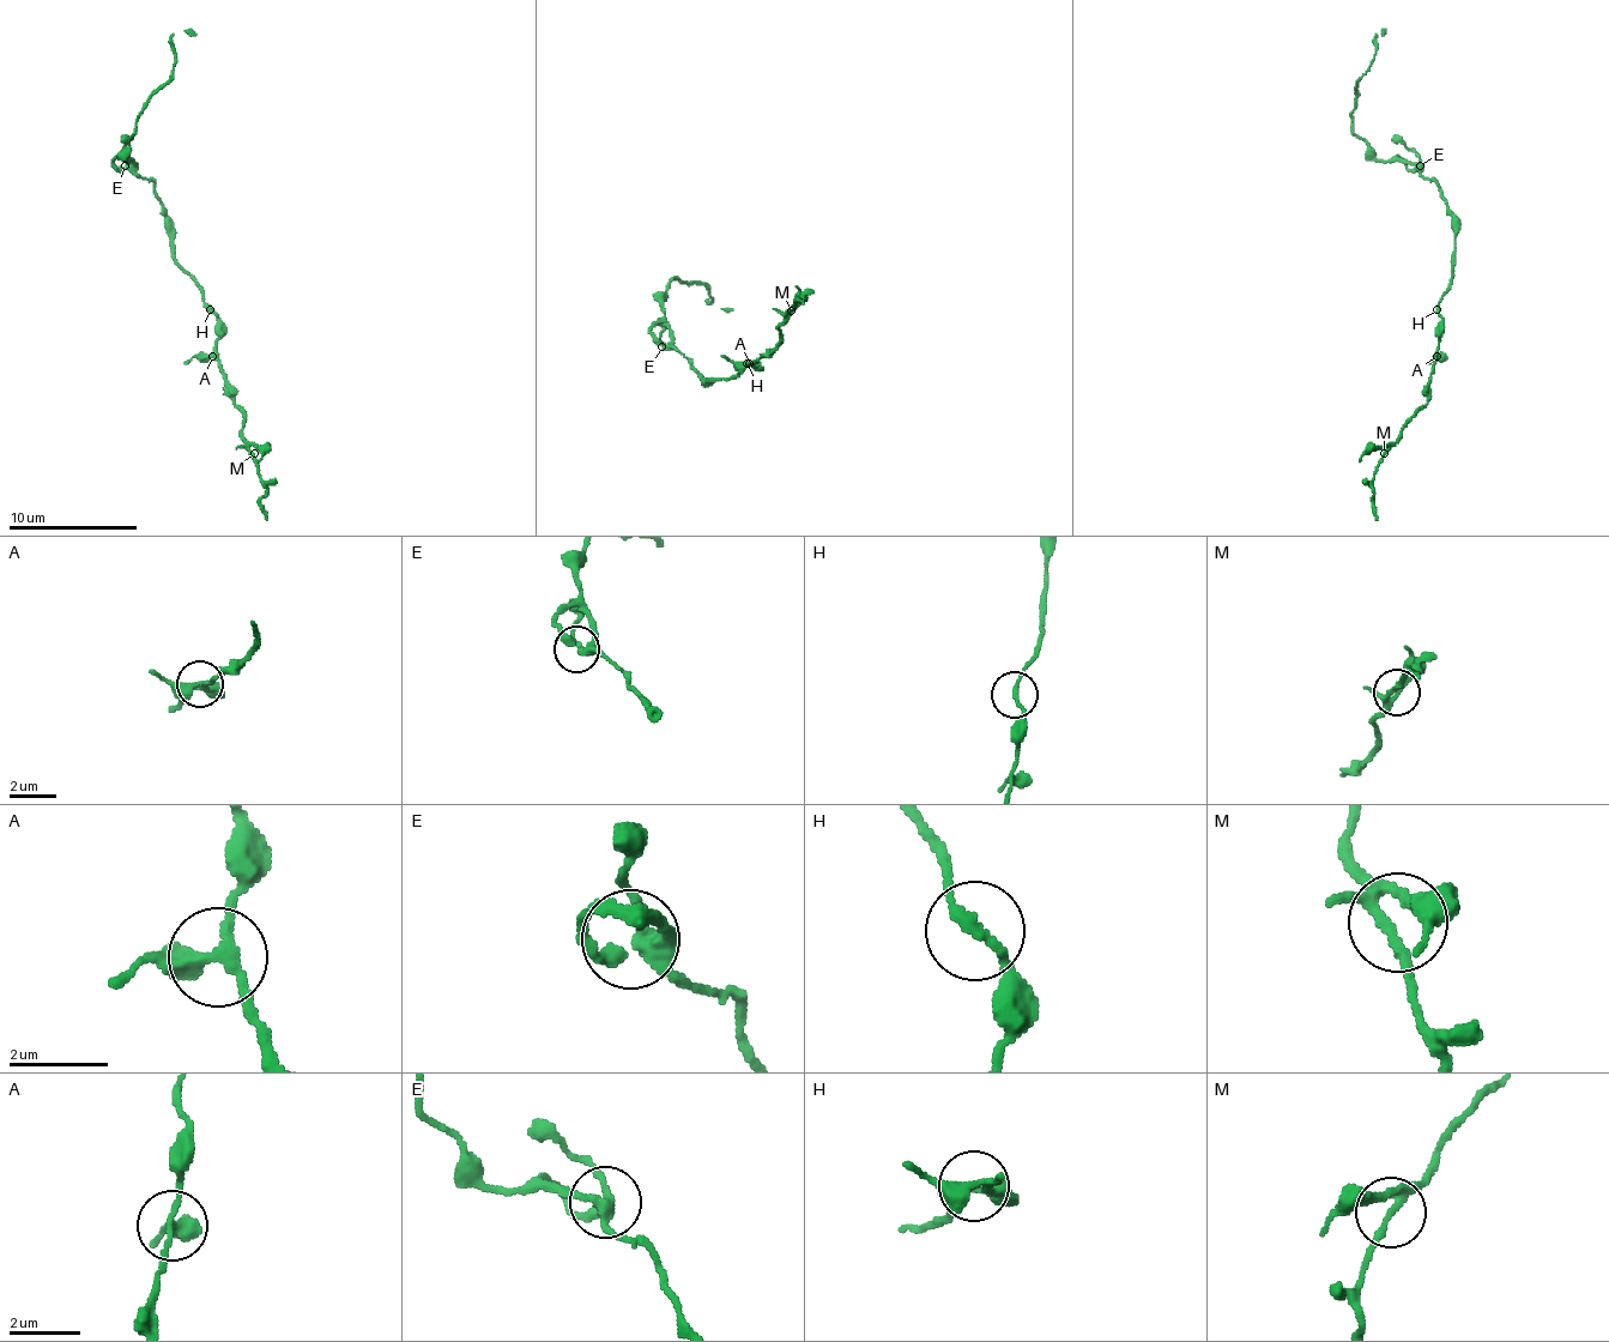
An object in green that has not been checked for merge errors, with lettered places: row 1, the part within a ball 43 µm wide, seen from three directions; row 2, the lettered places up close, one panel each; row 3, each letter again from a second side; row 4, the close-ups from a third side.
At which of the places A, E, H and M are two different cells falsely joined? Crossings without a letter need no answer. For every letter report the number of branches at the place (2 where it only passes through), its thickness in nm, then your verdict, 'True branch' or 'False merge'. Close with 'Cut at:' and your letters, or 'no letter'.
A: Branches: 3. Thickness 280 nm. True branch
E: Branches: 4. Thickness 320 nm. True branch
H: Branches: 2. Thickness 190 nm. True branch
M: Branches: 4. Thickness 170 nm. True branch
Cut at: no letter

